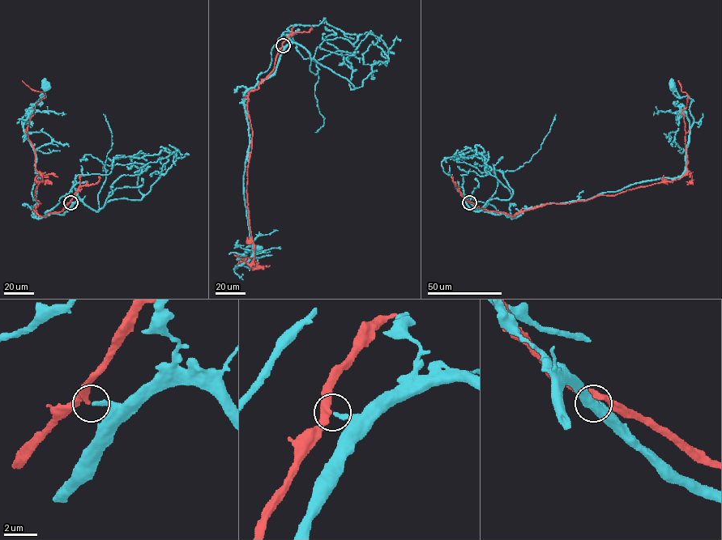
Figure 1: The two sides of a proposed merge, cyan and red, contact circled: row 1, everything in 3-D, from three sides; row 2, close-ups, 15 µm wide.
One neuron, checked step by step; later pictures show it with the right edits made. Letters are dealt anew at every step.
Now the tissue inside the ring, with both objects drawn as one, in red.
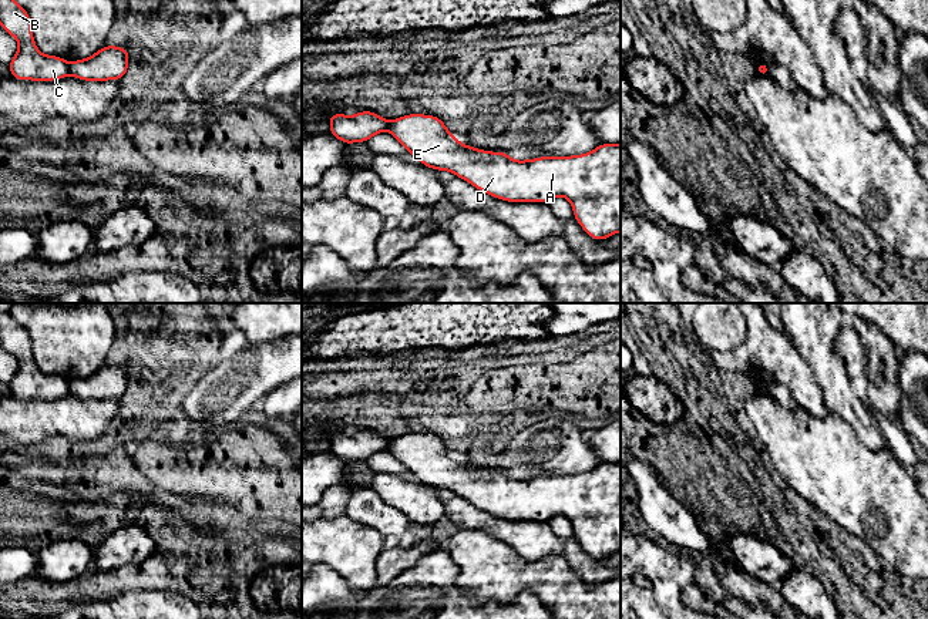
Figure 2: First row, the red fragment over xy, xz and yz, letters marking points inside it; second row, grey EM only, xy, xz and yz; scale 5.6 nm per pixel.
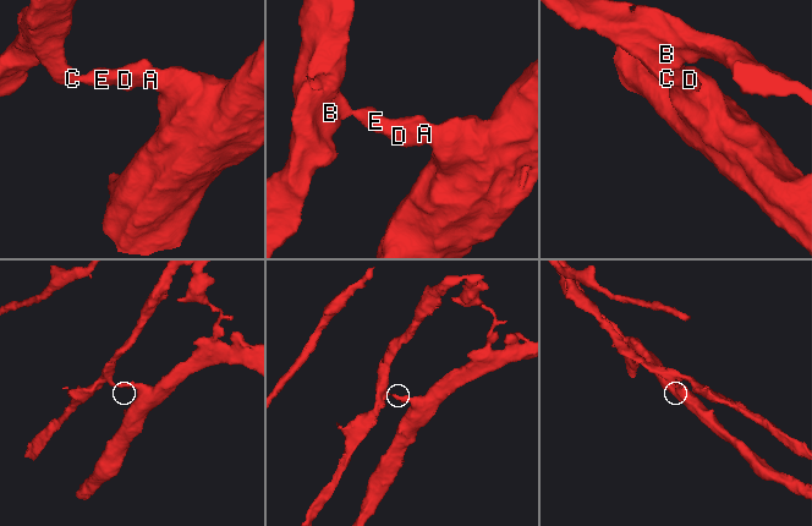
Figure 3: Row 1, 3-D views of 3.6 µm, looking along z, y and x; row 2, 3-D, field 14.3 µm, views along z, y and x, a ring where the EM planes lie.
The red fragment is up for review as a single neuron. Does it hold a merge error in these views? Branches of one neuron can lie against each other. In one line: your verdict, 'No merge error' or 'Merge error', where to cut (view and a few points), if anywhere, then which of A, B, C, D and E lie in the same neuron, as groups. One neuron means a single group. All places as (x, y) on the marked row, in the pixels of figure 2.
Merge error. Split along xy (67, 63), (70, 74). Groups: A D E / B C

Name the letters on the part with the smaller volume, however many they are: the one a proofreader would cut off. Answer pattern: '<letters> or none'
B, C

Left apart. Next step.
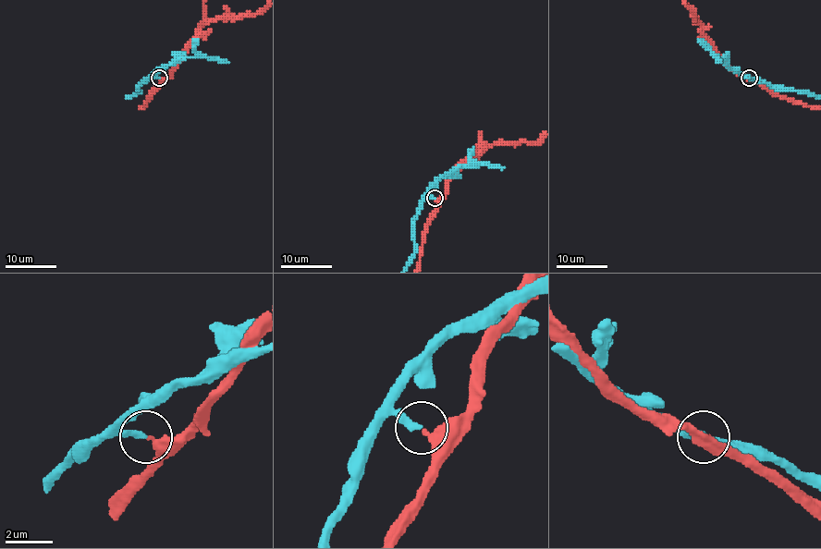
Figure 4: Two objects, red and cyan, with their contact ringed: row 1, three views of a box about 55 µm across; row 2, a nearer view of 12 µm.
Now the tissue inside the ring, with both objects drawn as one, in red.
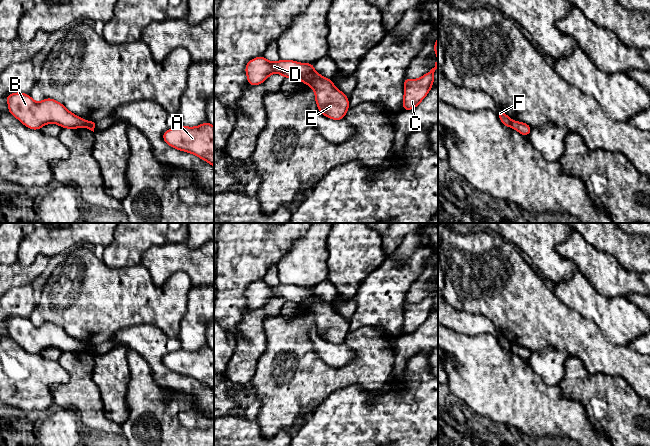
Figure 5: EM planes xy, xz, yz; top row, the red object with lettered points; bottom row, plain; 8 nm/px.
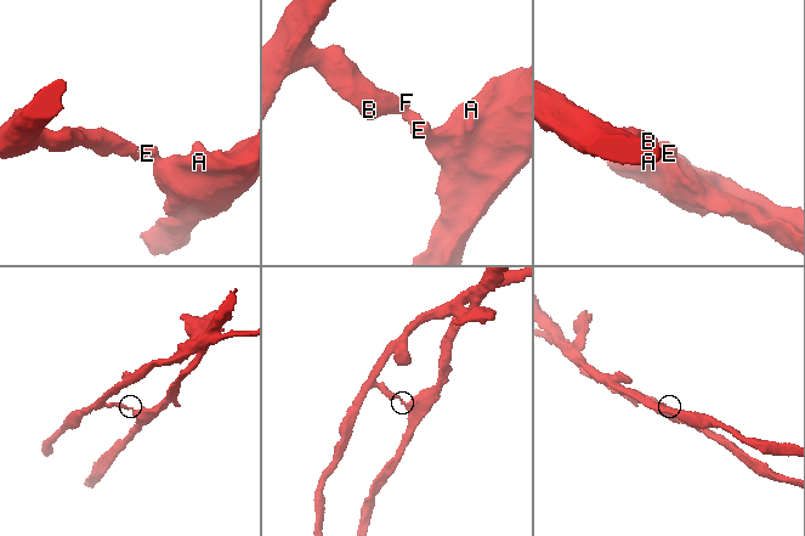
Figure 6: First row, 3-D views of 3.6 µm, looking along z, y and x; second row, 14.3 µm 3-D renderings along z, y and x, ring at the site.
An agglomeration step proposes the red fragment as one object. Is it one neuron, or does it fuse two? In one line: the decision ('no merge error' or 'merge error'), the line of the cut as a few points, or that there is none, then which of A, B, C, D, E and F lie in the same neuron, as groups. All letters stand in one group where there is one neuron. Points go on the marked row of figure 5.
merge error; cut xz (314, 71), (311, 71), (301, 80); groups A C E / B D F

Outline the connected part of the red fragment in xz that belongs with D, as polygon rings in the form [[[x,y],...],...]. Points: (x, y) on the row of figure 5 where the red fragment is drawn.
[[[263,55],[251,59],[245,67],[245,73],[250,86],[262,84],[275,72],[284,78],[294,78],[302,81],[311,72],[314,72],[314,64],[284,59],[279,59],[278,62],[271,62]]]

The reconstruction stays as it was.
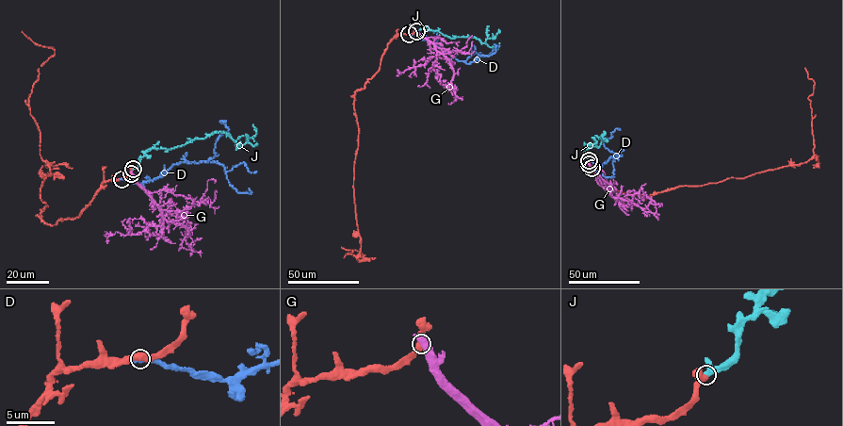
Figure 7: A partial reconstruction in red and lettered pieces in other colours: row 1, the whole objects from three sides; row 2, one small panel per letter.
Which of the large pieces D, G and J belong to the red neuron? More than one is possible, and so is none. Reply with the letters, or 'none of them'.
J

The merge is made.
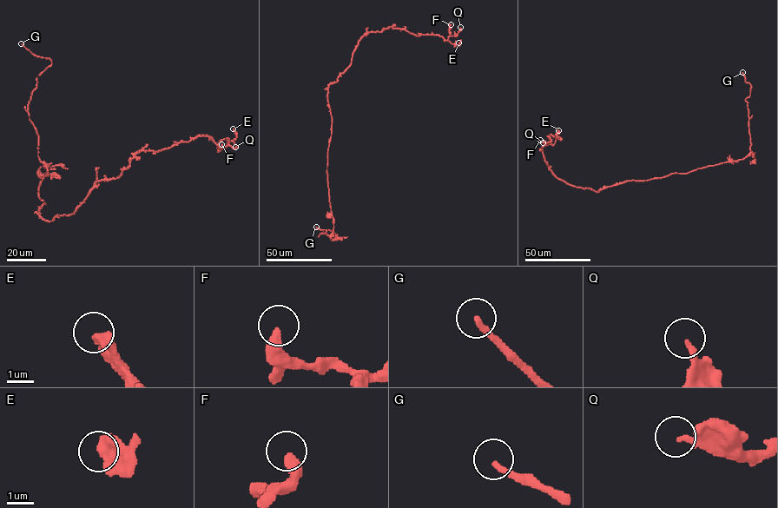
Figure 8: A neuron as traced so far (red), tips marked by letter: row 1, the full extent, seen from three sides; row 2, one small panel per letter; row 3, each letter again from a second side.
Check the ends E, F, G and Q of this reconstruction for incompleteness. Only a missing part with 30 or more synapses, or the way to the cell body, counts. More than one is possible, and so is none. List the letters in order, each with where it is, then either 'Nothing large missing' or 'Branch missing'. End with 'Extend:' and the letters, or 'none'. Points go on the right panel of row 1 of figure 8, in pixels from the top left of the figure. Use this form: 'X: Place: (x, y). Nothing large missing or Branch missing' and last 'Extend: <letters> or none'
E: Place: (558, 130). Nothing large missing
F: Place: (540, 140). Nothing large missing
G: Place: (742, 72). Branch missing
Q: Place: (543, 142). Nothing large missing
Extend: G

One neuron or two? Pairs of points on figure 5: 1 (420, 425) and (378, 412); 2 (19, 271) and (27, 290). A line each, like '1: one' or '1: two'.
1: one
2: two

